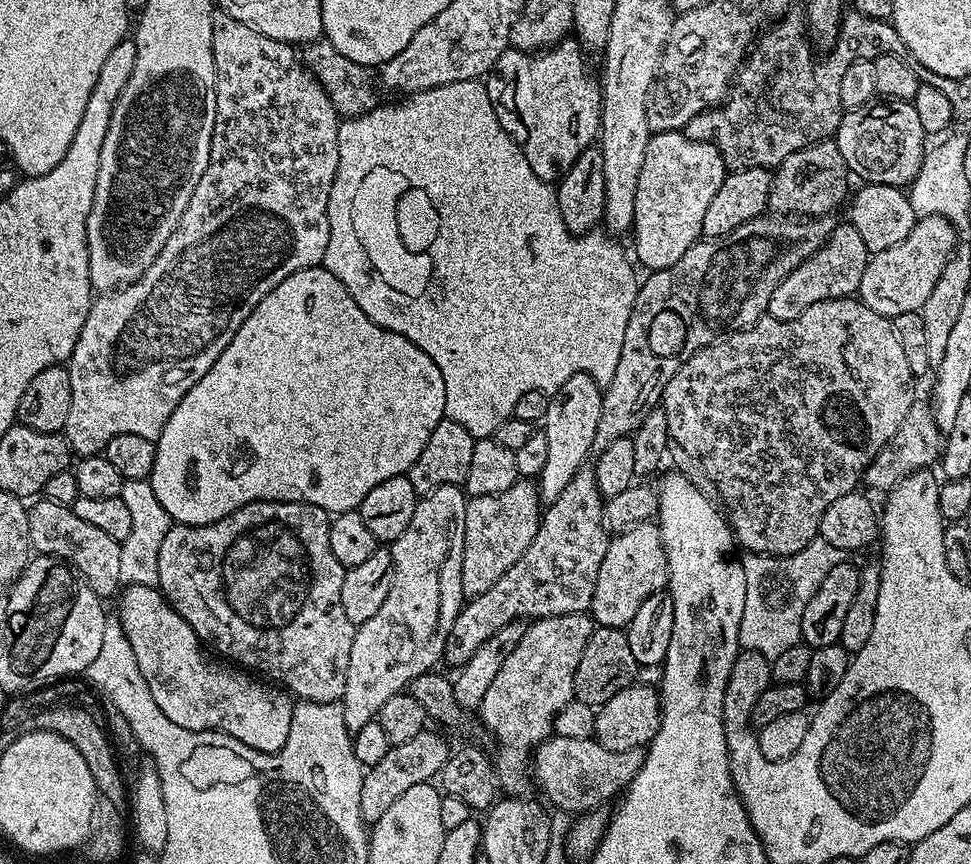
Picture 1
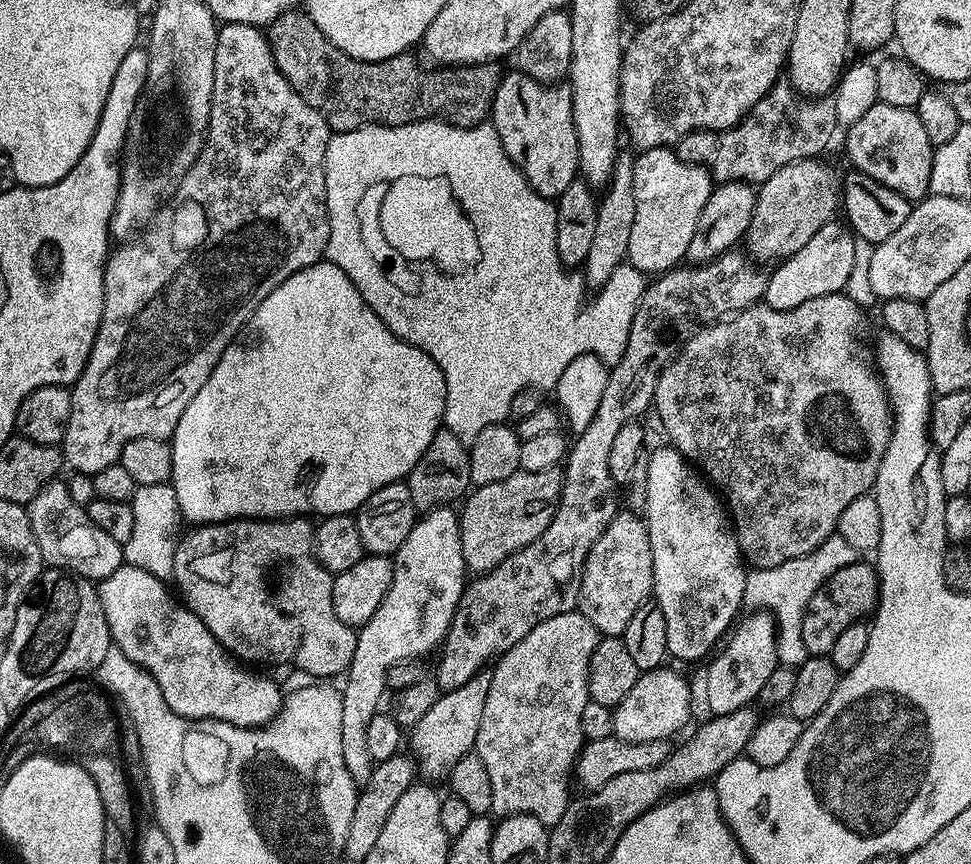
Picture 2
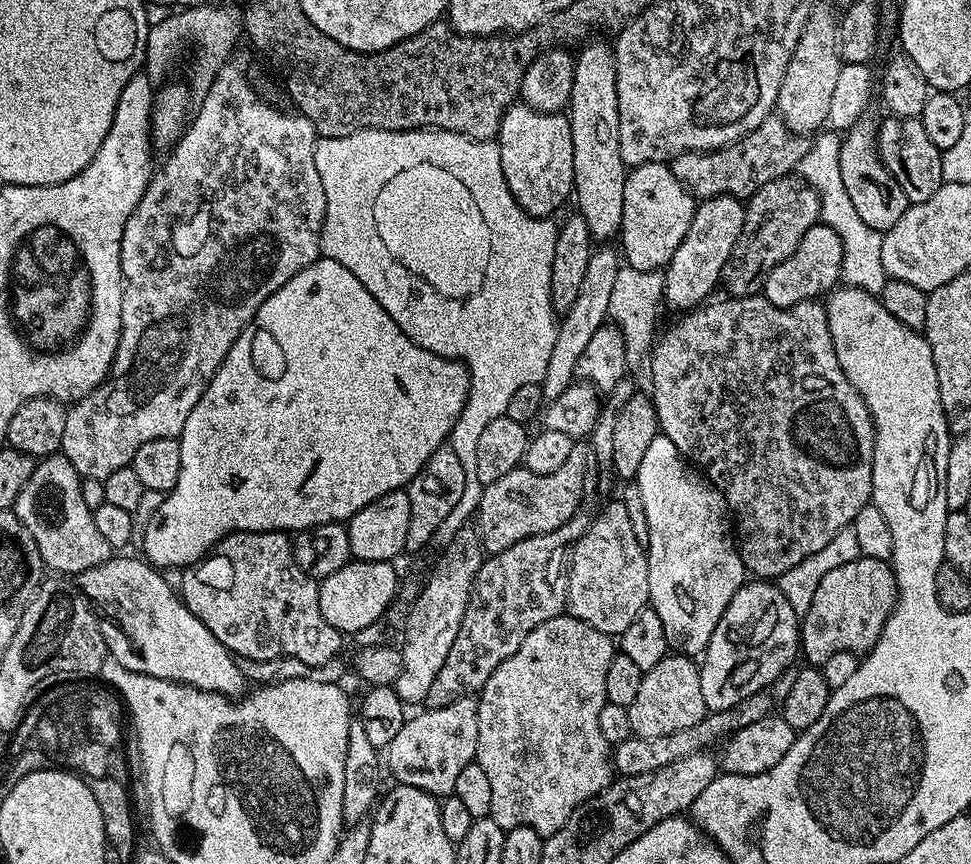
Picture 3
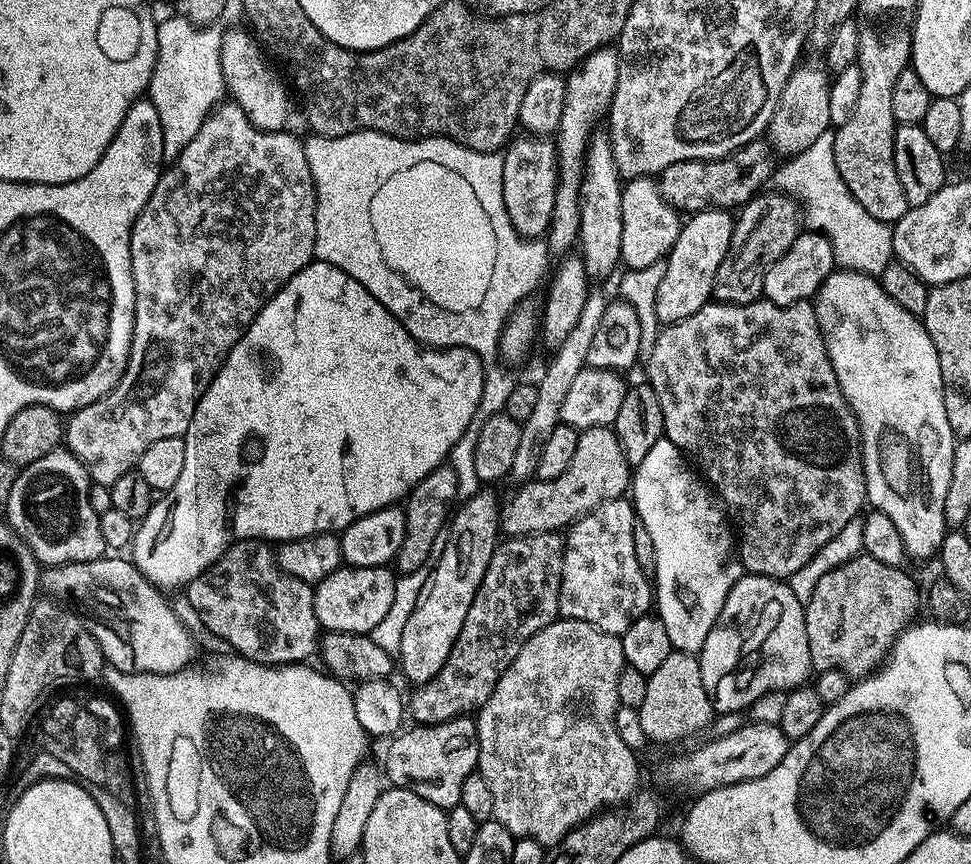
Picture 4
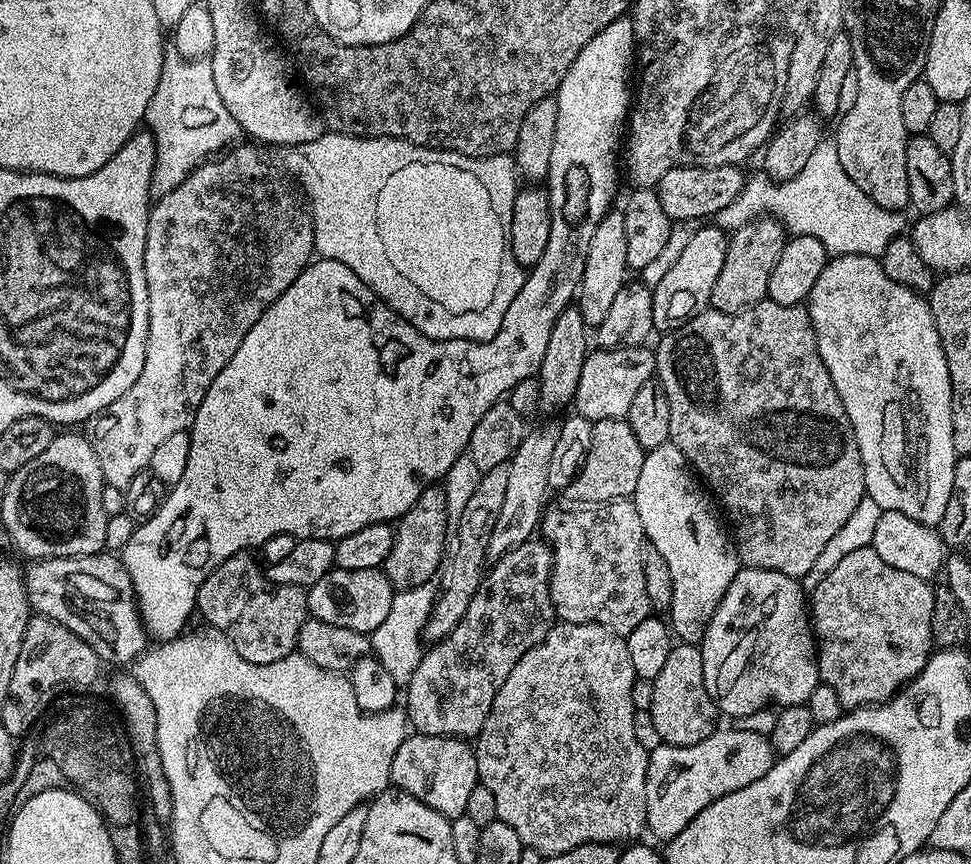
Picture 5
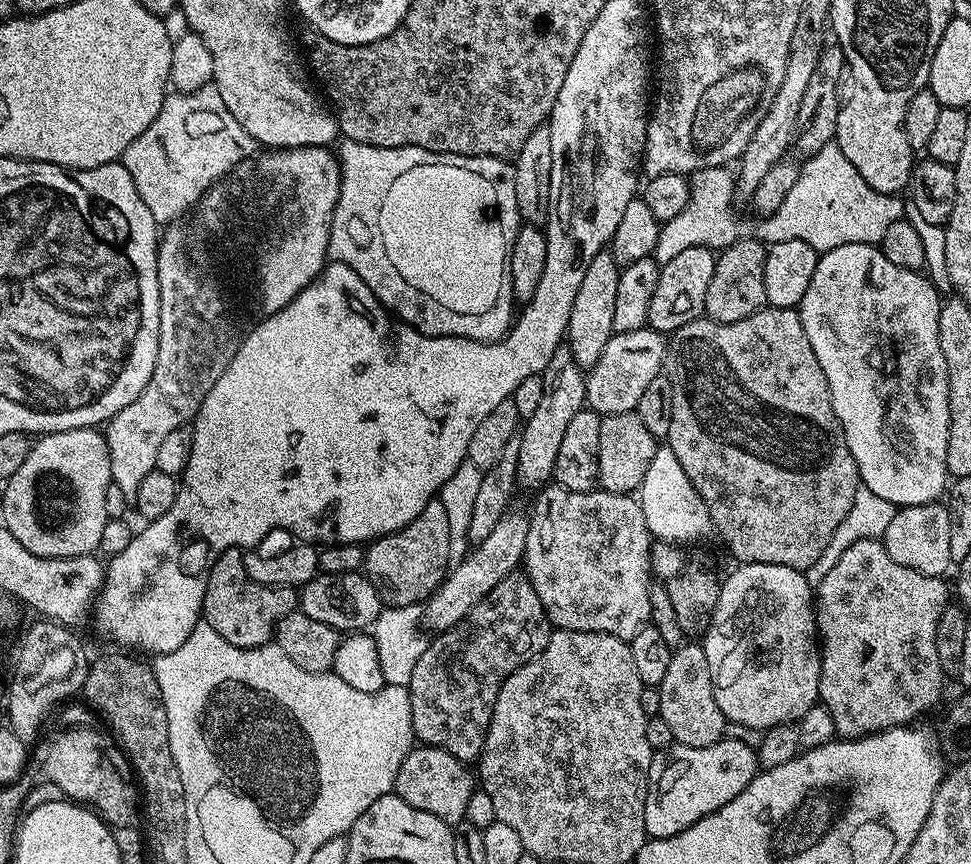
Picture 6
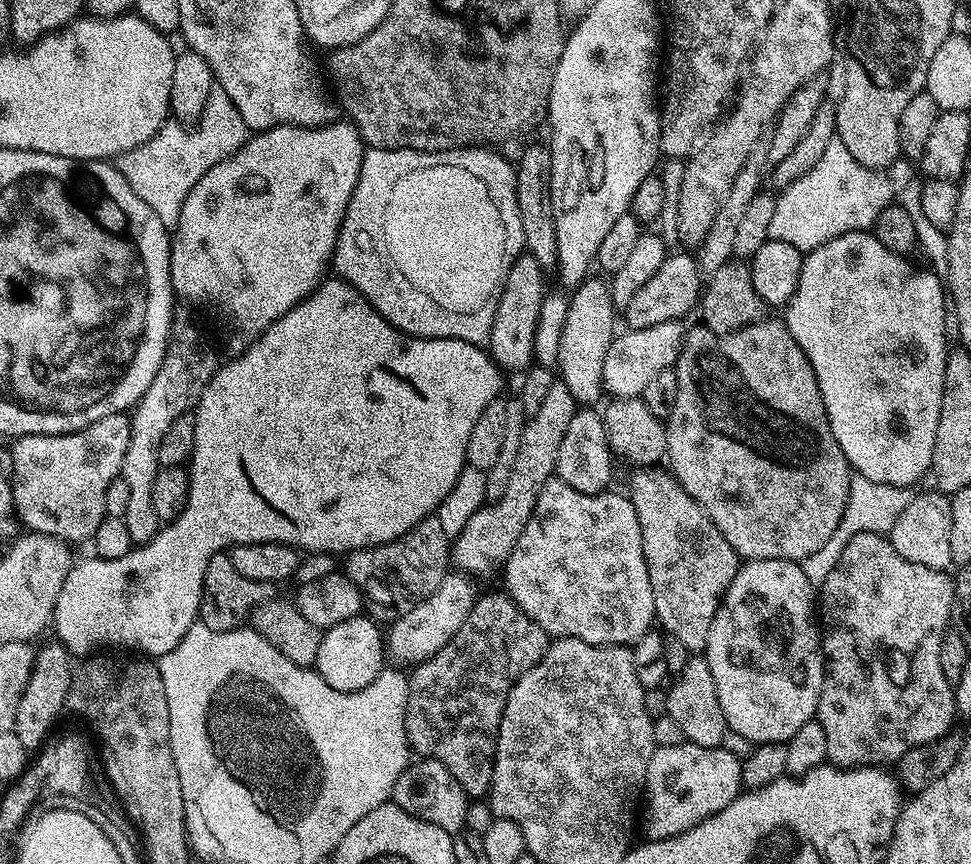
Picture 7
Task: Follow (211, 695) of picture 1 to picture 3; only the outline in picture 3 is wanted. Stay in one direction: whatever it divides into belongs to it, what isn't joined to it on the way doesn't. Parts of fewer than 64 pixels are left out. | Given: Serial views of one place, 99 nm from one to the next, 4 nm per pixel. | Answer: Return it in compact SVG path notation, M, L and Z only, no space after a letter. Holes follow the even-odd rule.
M128 554L113 555L111 560L90 570L78 573L80 593L88 599L100 618L100 629L108 647L108 655L117 660L126 670L141 672L154 678L173 680L175 684L191 684L203 692L219 692L229 698L236 698L245 691L244 672L239 668L237 657L229 652L210 630L184 605L177 589L164 581L165 573L149 564L147 559L131 560Z

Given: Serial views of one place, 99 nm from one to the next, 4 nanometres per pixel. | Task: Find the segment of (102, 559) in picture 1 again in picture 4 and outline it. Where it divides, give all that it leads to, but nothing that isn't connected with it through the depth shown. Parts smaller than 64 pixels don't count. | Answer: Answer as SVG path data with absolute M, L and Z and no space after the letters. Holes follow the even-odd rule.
M57 450L19 469L10 490L6 524L30 546L44 566L99 560L106 549L100 513L90 506L93 483L84 464L72 452Z

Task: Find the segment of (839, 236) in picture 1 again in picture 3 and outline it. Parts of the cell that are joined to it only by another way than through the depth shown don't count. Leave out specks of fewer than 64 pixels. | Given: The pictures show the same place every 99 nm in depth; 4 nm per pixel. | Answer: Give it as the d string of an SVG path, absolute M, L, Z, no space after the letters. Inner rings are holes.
M817 222L814 226L810 226L810 230L806 230L806 234L802 234L802 242L798 242L798 250L794 250L790 258L778 262L778 266L770 270L762 295L774 306L783 308L823 297L841 283L843 257L842 238L838 238L838 234L828 224Z

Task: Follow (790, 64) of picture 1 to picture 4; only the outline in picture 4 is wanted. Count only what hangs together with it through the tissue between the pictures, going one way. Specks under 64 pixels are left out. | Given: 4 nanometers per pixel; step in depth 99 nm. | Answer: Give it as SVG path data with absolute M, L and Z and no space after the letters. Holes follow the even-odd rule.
M761 138L751 140L730 156L674 162L674 166L666 166L666 170L660 172L658 183L662 198L681 214L705 212L707 208L739 210L771 181L773 167L772 145L767 139Z

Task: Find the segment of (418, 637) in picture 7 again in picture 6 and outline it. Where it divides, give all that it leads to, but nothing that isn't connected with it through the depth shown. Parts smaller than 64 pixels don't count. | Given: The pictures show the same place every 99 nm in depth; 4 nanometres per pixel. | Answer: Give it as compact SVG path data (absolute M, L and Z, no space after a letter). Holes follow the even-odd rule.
M527 511L504 512L502 518L498 518L498 526L490 530L490 535L482 538L482 542L469 551L464 561L457 568L449 571L443 583L440 584L440 588L422 608L422 624L429 633L439 634L445 632L447 628L453 628L458 622L462 622L462 618L466 618L466 614L470 614L470 610L478 606L478 602L482 602L482 598L490 594L490 590L494 590L494 586L498 586L502 578L506 578L521 567L526 550L529 519Z

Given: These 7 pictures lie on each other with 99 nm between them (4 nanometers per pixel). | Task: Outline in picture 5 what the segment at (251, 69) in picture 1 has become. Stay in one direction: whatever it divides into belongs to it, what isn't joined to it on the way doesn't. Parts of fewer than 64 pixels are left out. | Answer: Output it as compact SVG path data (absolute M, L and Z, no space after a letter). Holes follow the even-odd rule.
M248 143L249 145L243 144L229 147L226 154L217 155L215 158L209 158L203 164L199 164L182 183L174 186L174 190L163 193L157 199L160 201L157 204L155 201L149 207L148 225L146 226L146 254L144 255L146 290L150 302L146 362L142 362L142 374L138 374L138 382L134 382L134 386L130 386L130 390L126 390L126 394L122 394L122 398L110 402L110 406L106 406L99 416L92 417L87 425L89 428L86 428L90 446L94 450L94 454L98 454L98 466L102 466L104 483L110 486L118 486L127 490L130 482L134 482L136 475L148 468L150 458L154 458L154 450L158 450L158 446L164 439L170 438L170 434L188 432L191 429L196 405L202 402L202 398L206 398L206 390L210 390L210 382L214 382L214 378L218 378L218 374L222 374L222 366L226 366L226 362L230 362L230 358L234 358L234 350L238 350L238 346L242 346L242 338L246 338L250 326L254 326L254 322L258 322L258 318L262 318L264 311L290 287L294 278L298 278L300 271L307 268L313 259L316 231L312 228L312 218L306 211L305 205L303 208L296 201L295 194L284 189L282 181L271 180L268 177L268 164L264 161L263 154L259 152L259 150L261 151L259 147L253 146L251 143Z

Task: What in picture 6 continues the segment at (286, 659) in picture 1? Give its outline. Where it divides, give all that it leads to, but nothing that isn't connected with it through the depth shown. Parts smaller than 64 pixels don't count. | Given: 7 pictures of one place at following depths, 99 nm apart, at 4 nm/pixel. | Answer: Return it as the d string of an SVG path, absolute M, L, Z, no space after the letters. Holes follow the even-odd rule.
M238 548L226 550L214 562L206 582L203 623L208 624L230 646L257 648L273 639L278 622L286 614L297 611L298 592L295 588L275 588L262 582L254 582L246 574L244 552Z

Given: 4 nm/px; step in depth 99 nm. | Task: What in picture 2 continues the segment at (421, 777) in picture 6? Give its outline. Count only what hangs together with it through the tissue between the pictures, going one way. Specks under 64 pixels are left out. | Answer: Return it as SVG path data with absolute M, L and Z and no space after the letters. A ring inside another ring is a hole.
M485 670L474 674L474 678L466 682L466 686L458 686L458 690L437 695L434 706L426 710L422 722L418 722L411 728L412 749L410 752L416 761L419 775L425 781L443 781L450 774L450 770L454 770L458 758L469 755L475 749L478 722L482 722L482 706L486 702L486 694L490 690L491 681L491 671Z

